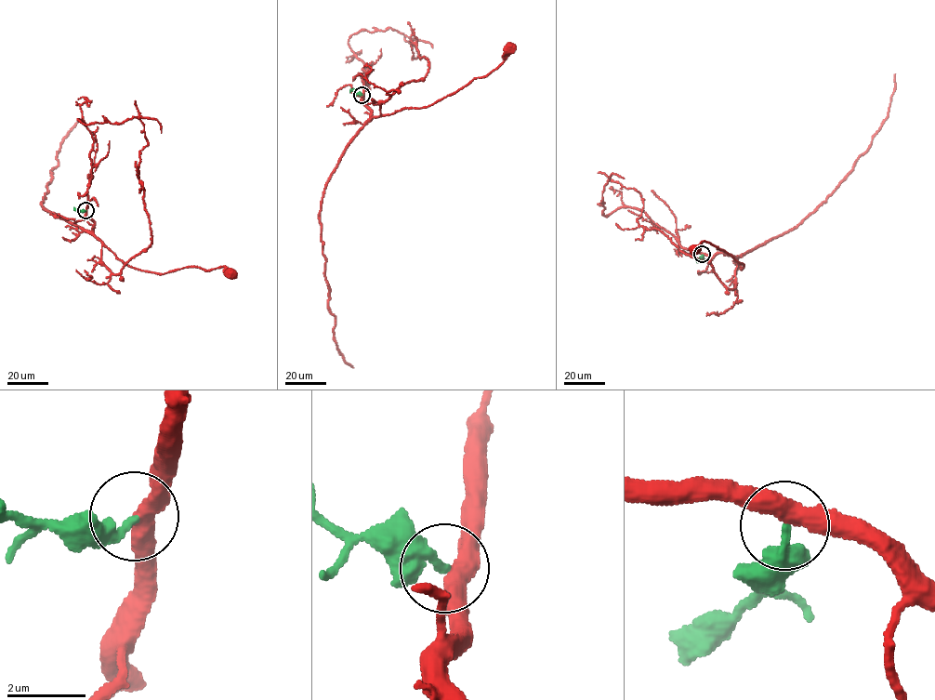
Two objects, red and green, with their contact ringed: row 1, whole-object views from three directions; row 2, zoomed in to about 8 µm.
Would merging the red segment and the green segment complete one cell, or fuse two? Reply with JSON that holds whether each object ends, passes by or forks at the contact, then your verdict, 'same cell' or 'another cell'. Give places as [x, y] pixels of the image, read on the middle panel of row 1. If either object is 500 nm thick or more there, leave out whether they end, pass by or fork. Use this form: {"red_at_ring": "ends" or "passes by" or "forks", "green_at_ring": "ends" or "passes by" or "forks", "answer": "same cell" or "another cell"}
{"red_at_ring": "passes by", "green_at_ring": "ends", "answer": "another cell"}

